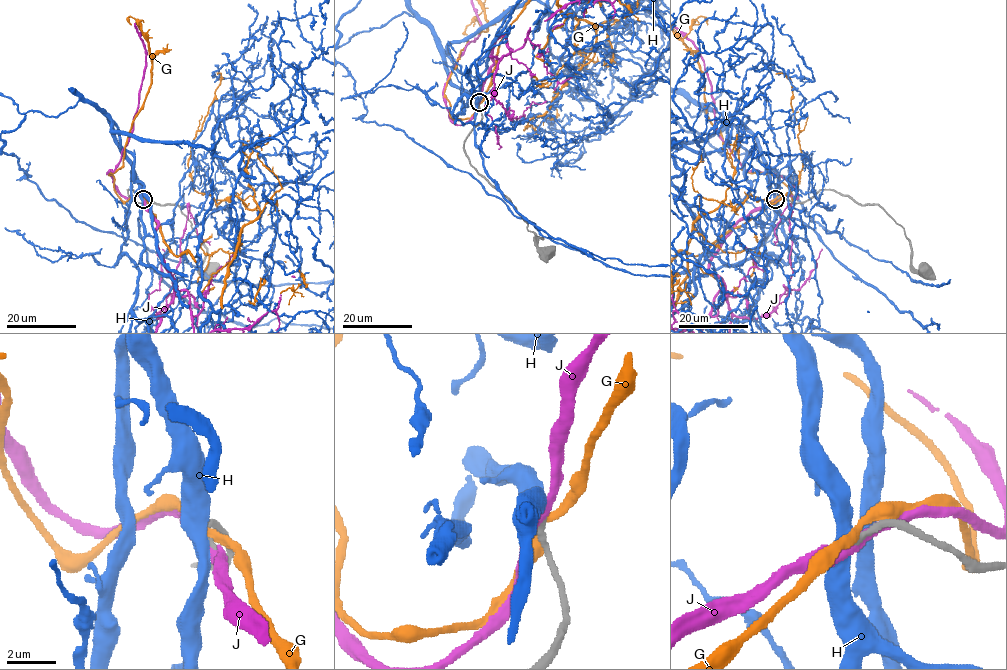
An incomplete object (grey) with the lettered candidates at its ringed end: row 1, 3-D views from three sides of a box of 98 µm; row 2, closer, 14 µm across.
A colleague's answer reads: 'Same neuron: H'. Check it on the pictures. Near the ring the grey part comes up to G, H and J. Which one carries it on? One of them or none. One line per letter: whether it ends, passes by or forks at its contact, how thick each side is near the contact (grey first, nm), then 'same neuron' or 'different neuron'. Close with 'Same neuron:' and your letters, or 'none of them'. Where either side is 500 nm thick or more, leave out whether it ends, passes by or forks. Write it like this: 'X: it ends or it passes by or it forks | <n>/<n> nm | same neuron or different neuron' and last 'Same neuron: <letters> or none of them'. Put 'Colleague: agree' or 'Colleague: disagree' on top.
Colleague: disagree
G: it passes by | 280/320 nm | different neuron
H: 300/550 nm | different neuron
J: it passes by | 360/380 nm | same neuron
Same neuron: J

